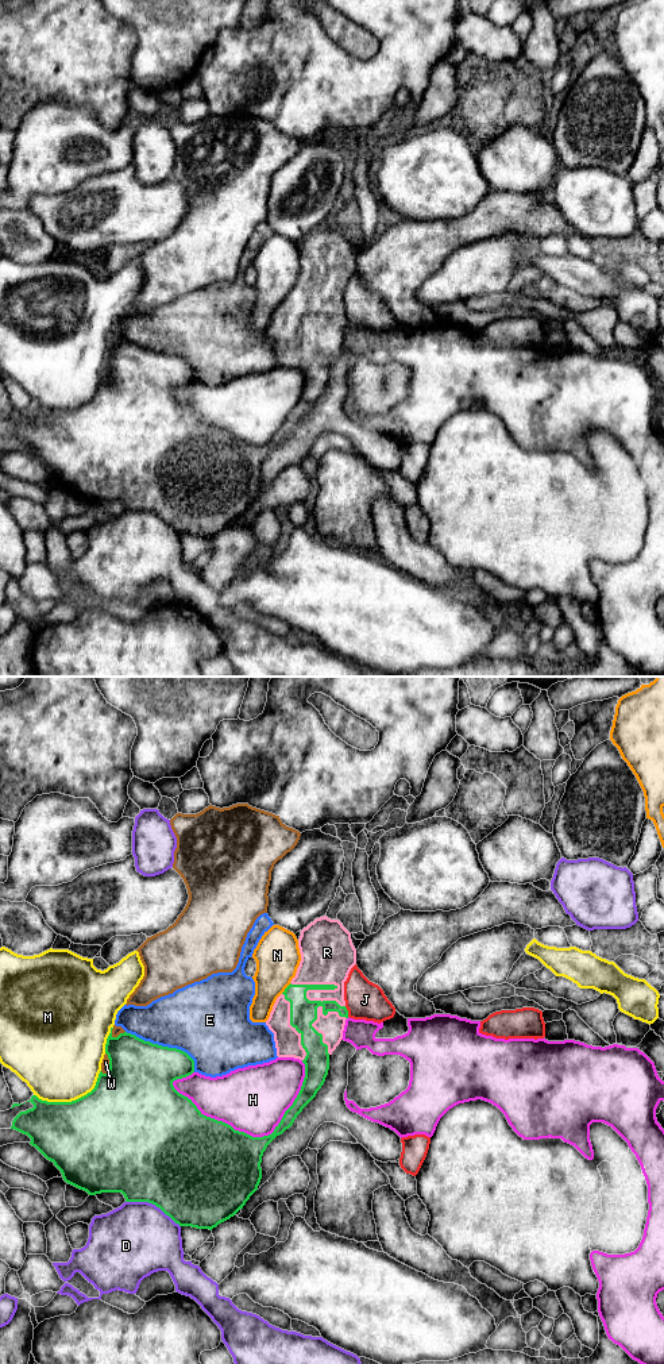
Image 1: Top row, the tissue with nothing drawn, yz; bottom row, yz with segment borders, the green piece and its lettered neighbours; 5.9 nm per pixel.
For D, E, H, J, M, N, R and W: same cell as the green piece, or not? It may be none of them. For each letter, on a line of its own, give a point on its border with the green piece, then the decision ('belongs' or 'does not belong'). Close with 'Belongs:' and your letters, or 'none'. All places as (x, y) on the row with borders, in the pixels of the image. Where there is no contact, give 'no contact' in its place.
D: yz (153, 1203) | does not belong
E: yz (165, 1047) | does not belong
H: yz (257, 1137) | does not belong
J: yz (347, 1012) | does not belong
M: yz (72, 1101) | does not belong
N: yz (285, 989) | does not belong
R: yz (321, 989) | belongs
W: yz (109, 1064) | does not belong
Belongs: R

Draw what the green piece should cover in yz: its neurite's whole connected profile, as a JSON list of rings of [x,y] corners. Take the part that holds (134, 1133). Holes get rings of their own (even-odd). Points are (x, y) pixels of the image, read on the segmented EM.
[[[324,916],[316,918],[313,922],[310,922],[306,928],[301,930],[301,936],[298,939],[298,948],[301,953],[301,962],[297,968],[296,976],[292,979],[290,985],[285,989],[285,991],[277,998],[270,1017],[266,1021],[266,1025],[274,1033],[277,1056],[300,1059],[305,1064],[305,1078],[297,1098],[294,1099],[293,1105],[285,1111],[281,1122],[275,1126],[271,1134],[263,1137],[252,1137],[244,1132],[235,1130],[231,1125],[223,1121],[217,1121],[215,1118],[204,1116],[192,1102],[192,1099],[179,1094],[173,1086],[174,1080],[186,1078],[194,1072],[194,1060],[186,1052],[177,1048],[162,1047],[150,1041],[144,1041],[136,1037],[135,1034],[127,1032],[120,1033],[117,1037],[113,1037],[113,1028],[111,1028],[111,1033],[105,1044],[105,1053],[109,1059],[109,1070],[107,1074],[103,1074],[100,1071],[96,1086],[90,1093],[72,1102],[47,1102],[39,1099],[36,1095],[32,1095],[31,1099],[27,1102],[31,1102],[34,1107],[26,1111],[20,1111],[13,1118],[11,1129],[27,1134],[31,1138],[30,1144],[35,1147],[47,1160],[54,1163],[54,1165],[61,1171],[62,1178],[66,1183],[86,1191],[89,1195],[96,1195],[101,1192],[121,1192],[126,1198],[126,1202],[148,1202],[155,1205],[179,1226],[192,1226],[197,1229],[212,1230],[219,1224],[229,1219],[240,1209],[243,1209],[250,1197],[258,1190],[258,1186],[262,1179],[262,1156],[267,1145],[277,1136],[282,1134],[286,1129],[293,1125],[297,1116],[316,1097],[317,1091],[324,1084],[329,1070],[329,1056],[340,1044],[343,1039],[345,1020],[348,1018],[348,1010],[345,1007],[344,1001],[344,982],[347,980],[351,968],[356,964],[356,949],[352,944],[351,933],[343,926],[339,920],[331,920]]]

